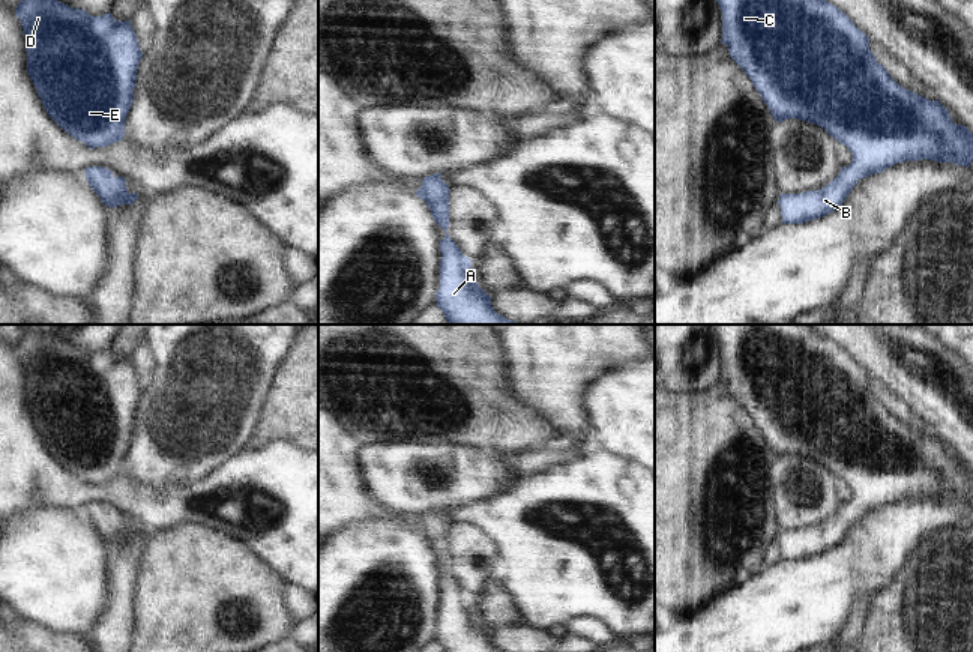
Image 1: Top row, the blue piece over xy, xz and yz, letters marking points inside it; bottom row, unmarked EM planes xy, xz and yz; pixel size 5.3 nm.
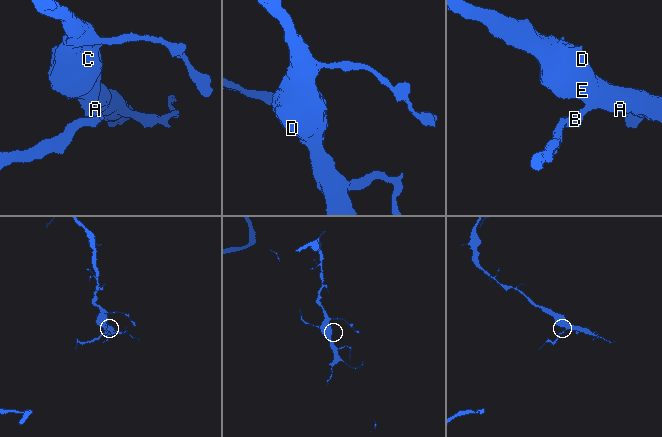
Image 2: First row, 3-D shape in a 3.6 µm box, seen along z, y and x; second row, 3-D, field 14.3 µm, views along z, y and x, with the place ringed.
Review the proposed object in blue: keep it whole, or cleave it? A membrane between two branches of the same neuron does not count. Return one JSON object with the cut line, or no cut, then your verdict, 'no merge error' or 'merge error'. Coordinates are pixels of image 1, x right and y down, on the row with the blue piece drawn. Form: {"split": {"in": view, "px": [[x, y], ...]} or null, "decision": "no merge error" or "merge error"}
{"split": null, "decision": "no merge error"}

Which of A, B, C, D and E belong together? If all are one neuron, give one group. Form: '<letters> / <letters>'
A B C D E

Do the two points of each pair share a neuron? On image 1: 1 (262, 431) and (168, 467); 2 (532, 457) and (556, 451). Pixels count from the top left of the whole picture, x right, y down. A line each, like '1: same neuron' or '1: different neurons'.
1: different neurons
2: same neuron

